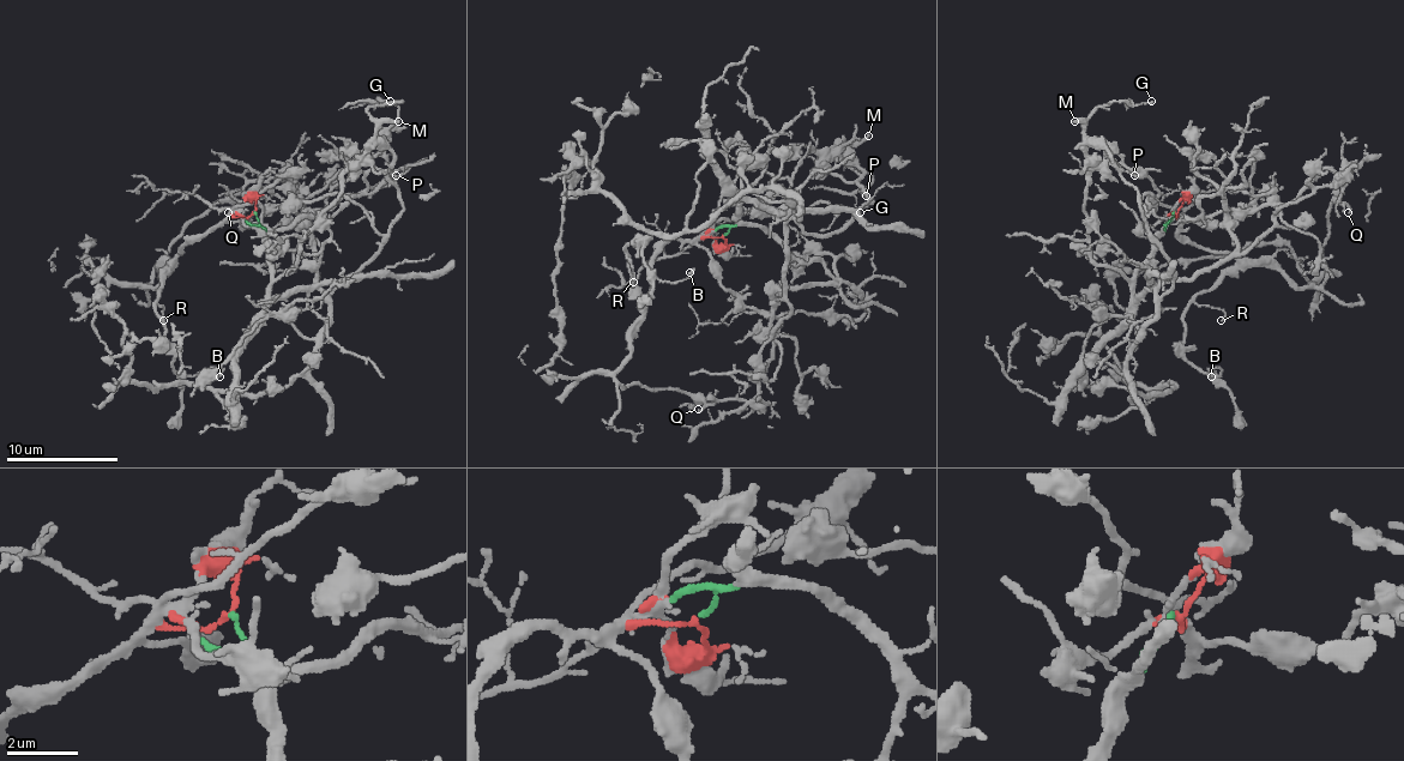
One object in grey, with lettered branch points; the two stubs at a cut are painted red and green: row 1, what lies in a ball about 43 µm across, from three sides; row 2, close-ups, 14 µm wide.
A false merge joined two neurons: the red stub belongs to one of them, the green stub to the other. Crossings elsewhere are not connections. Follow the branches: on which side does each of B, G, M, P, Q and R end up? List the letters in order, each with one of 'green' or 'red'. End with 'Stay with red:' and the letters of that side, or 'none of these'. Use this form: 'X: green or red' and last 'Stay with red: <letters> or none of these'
B: red
G: green
M: green
P: green
Q: red
R: red
Stay with red: B, Q, R

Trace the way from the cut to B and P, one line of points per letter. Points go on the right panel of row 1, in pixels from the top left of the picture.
B: (1174, 212), (1177, 235), (1235, 260), (1182, 318), (1185, 357), (1205, 372), (1222, 372), (1210, 376)
P: (1174, 212), (1155, 254), (1130, 279), (1090, 257), (1085, 195), (1088, 176), (1113, 162), (1136, 176)

